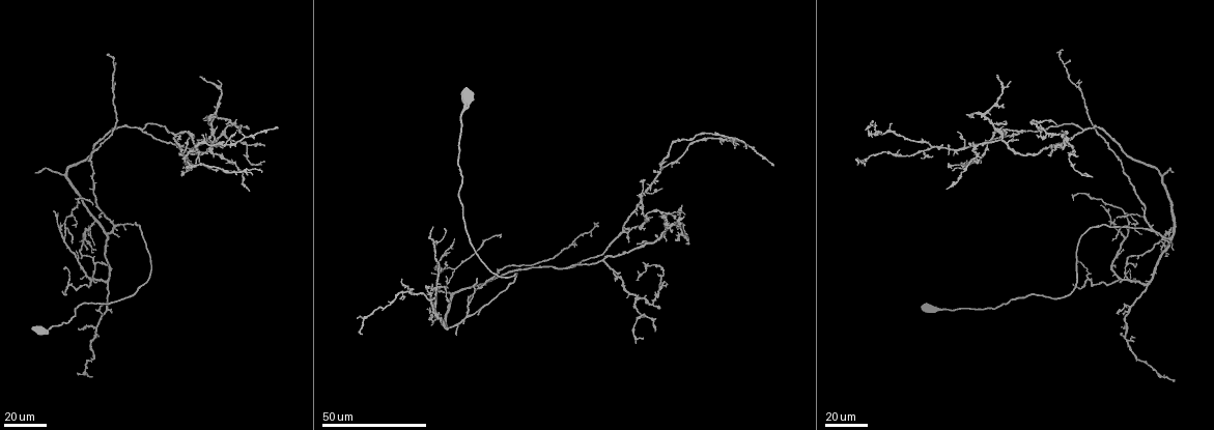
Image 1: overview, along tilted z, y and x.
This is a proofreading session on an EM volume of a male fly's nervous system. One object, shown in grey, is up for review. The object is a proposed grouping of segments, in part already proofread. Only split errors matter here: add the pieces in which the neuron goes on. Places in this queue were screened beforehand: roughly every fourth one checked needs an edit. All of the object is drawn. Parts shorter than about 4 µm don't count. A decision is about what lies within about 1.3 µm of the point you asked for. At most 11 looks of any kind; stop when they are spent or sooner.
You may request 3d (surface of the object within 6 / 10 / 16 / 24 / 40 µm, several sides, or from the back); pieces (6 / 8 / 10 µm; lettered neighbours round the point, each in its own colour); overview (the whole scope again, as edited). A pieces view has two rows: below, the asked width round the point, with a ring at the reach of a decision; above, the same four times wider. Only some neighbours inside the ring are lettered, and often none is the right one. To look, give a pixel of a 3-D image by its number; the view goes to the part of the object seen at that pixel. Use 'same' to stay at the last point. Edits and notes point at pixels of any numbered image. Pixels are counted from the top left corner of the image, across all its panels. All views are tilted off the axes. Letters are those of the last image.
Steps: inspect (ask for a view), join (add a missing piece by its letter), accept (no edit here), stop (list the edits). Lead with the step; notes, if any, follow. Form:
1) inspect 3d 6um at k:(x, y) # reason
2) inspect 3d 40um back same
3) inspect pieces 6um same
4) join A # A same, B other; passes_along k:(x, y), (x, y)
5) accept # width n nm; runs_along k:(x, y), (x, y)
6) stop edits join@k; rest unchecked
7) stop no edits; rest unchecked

inspect 3d 24um at 1:(637, 243) # free end

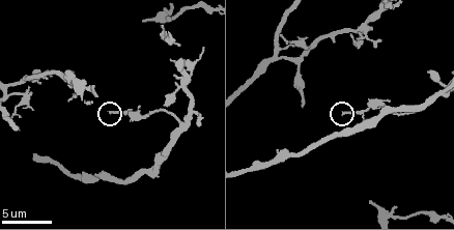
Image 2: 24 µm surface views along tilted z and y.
inspect pieces 8um at 2:(345, 111) # see the neighbours

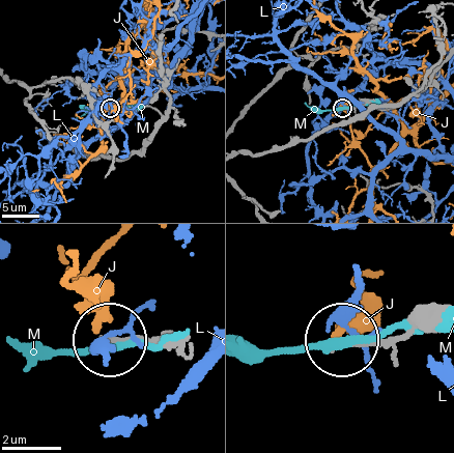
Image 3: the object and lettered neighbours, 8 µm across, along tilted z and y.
accept # J other, L other, M other; runs_along 3:(415, 322), (374, 341), (344, 340); none of them fits

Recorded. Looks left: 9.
inspect 3d 24um at 1:(202, 78) # free end

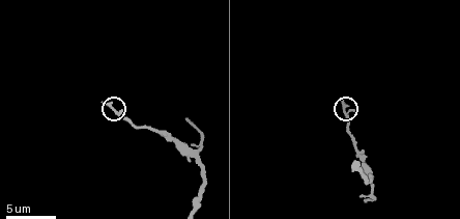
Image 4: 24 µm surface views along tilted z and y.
inspect 3d 10um at 4:(343, 99)

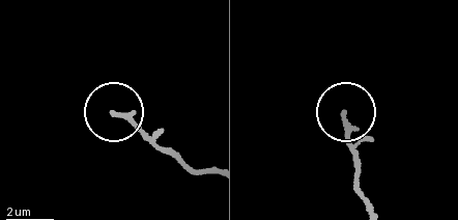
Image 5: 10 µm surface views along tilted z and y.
inspect pieces 8um at 5:(345, 114)

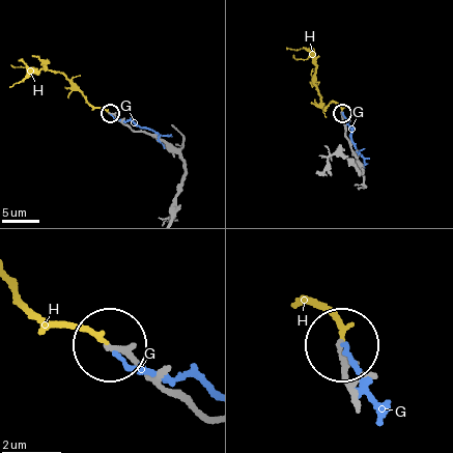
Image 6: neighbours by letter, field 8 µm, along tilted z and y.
join H # G other, H same; passes_along 6:(131, 129), (89, 106), (60, 73), (35, 71), (16, 83); it goes on there

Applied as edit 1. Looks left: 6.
inspect overview

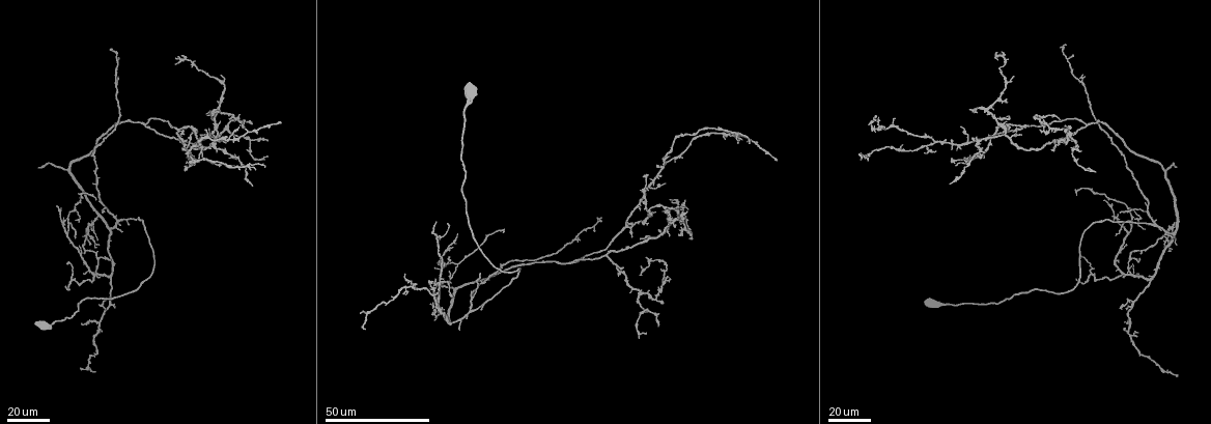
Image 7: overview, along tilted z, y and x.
inspect 3d 24um at 7:(969, 111) # tapers out

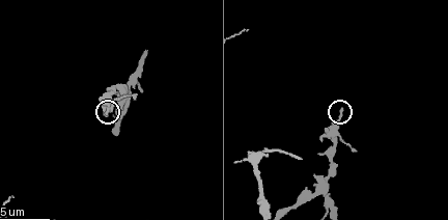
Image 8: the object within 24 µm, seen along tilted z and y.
inspect pieces 6um at 8:(343, 109)

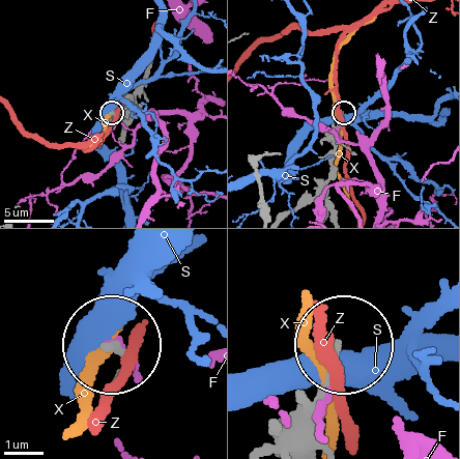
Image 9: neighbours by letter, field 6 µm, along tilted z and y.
accept # width 160 nm; F other, S other, X other, Z other; no lettered piece goes on from it

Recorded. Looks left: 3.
inspect pieces 8um at 4:(365, 201) # free end

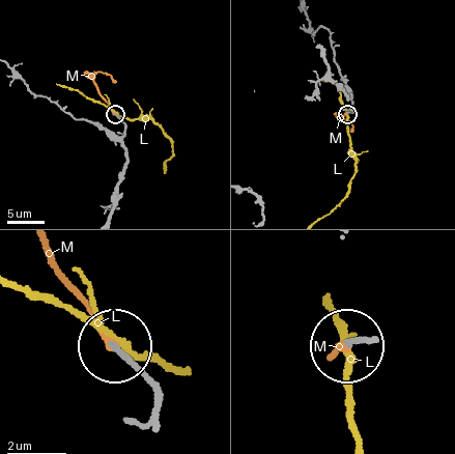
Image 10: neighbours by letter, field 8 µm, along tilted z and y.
join M # width 160 nm; L other, M same; the neuron continues

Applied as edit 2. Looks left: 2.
stop edits join@6, join@10; rest unchecked

